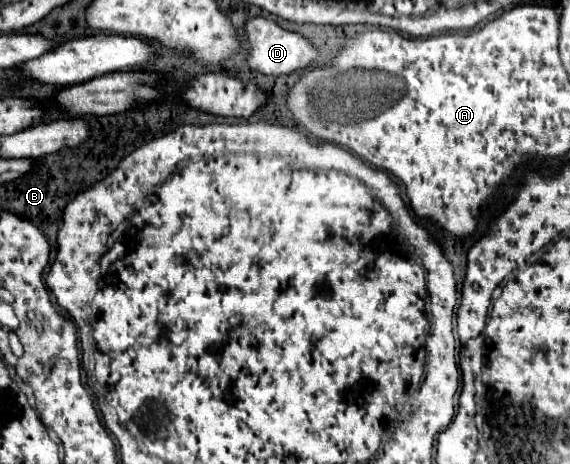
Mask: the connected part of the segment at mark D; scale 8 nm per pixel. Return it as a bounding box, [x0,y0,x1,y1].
[244,18,318,76]

